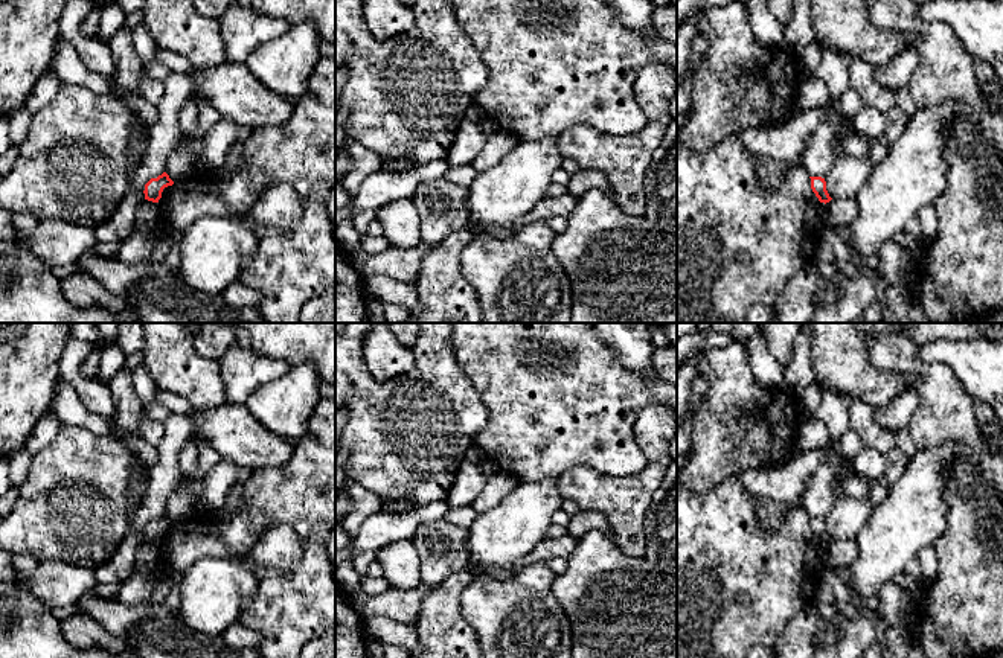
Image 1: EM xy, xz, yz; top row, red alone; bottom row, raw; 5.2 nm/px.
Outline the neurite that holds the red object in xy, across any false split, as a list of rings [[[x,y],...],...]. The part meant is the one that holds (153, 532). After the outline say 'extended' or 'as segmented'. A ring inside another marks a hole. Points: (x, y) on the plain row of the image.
[[[163,513],[157,519],[151,519],[145,525],[145,532],[143,532],[145,541],[159,544],[159,541],[162,539],[163,530],[168,527],[172,527],[172,525],[174,525],[174,522],[169,519],[169,516],[166,513]]]; as segmented

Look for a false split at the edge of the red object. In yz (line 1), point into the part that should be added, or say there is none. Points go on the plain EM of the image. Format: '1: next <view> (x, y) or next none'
1: next none

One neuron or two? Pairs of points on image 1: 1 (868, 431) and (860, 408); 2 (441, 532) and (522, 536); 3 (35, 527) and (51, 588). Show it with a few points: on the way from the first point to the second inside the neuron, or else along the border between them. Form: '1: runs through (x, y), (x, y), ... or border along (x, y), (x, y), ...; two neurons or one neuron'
1: runs through (863, 425), (862, 415); one neuron
2: border along (470, 529), (467, 561); two neurons
3: border along (38, 561), (64, 559), (80, 567); two neurons

